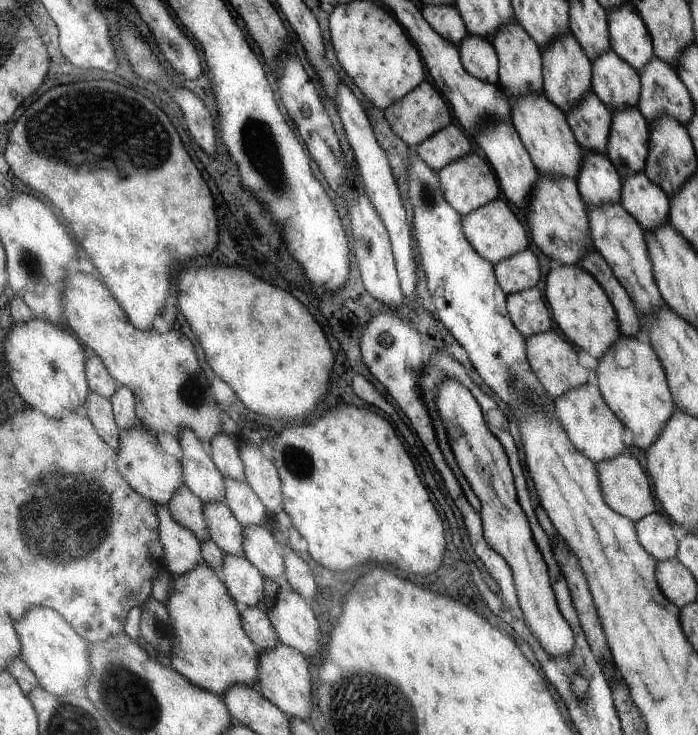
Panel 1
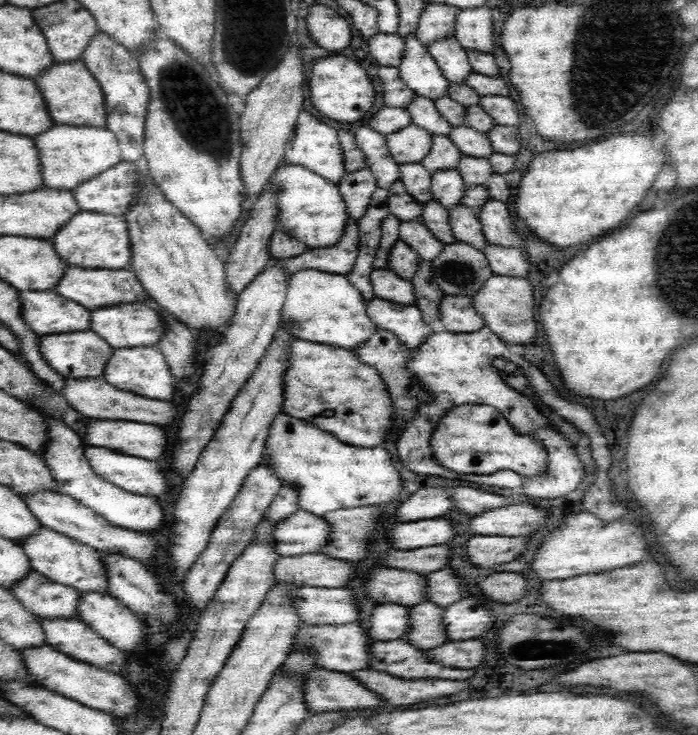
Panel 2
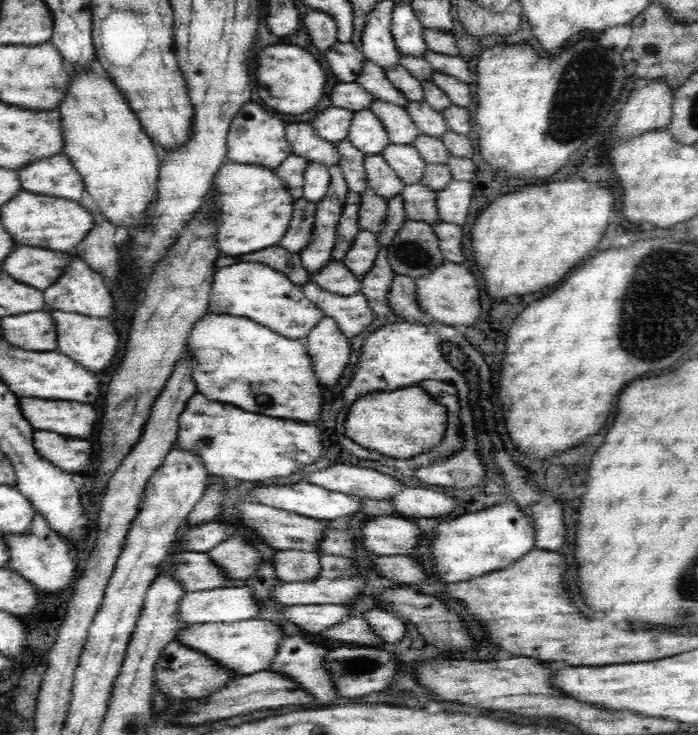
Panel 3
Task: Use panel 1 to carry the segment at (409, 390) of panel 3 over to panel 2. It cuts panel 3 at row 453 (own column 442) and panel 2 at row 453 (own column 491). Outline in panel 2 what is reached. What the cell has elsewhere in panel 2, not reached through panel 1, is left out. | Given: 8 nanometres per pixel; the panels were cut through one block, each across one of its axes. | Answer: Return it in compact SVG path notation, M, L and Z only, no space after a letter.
M464 403L446 410L433 426L430 434L432 459L446 470L456 474L494 474L496 471L512 470L524 478L545 471L547 454L544 447L528 438L518 438L510 423L494 406L482 403Z

